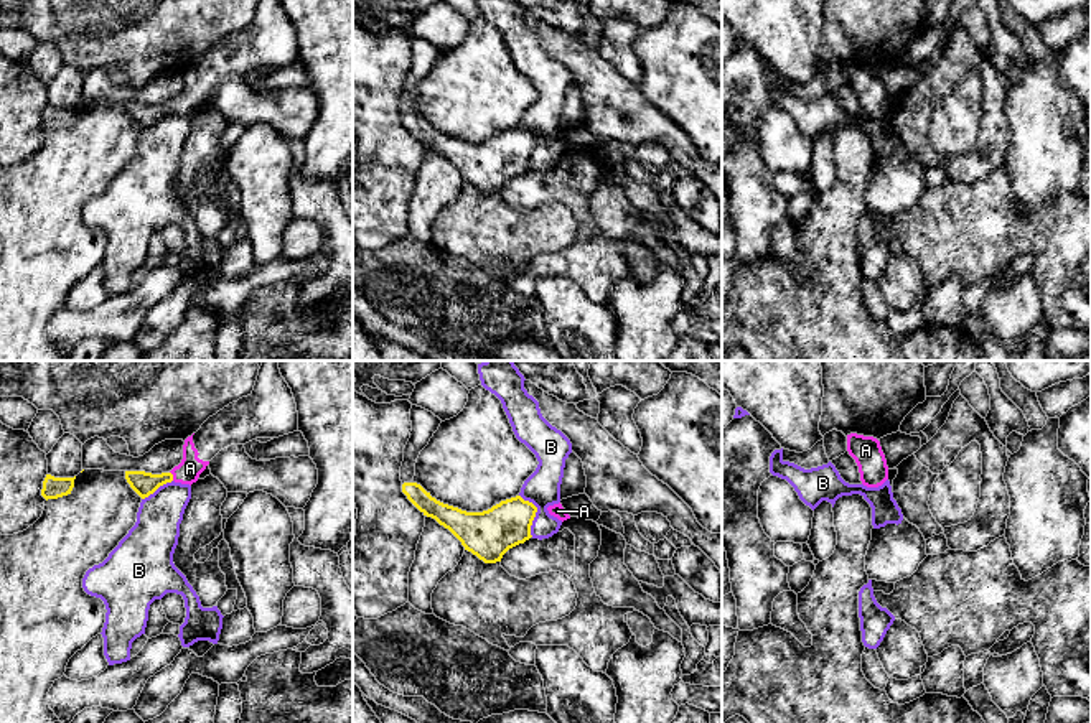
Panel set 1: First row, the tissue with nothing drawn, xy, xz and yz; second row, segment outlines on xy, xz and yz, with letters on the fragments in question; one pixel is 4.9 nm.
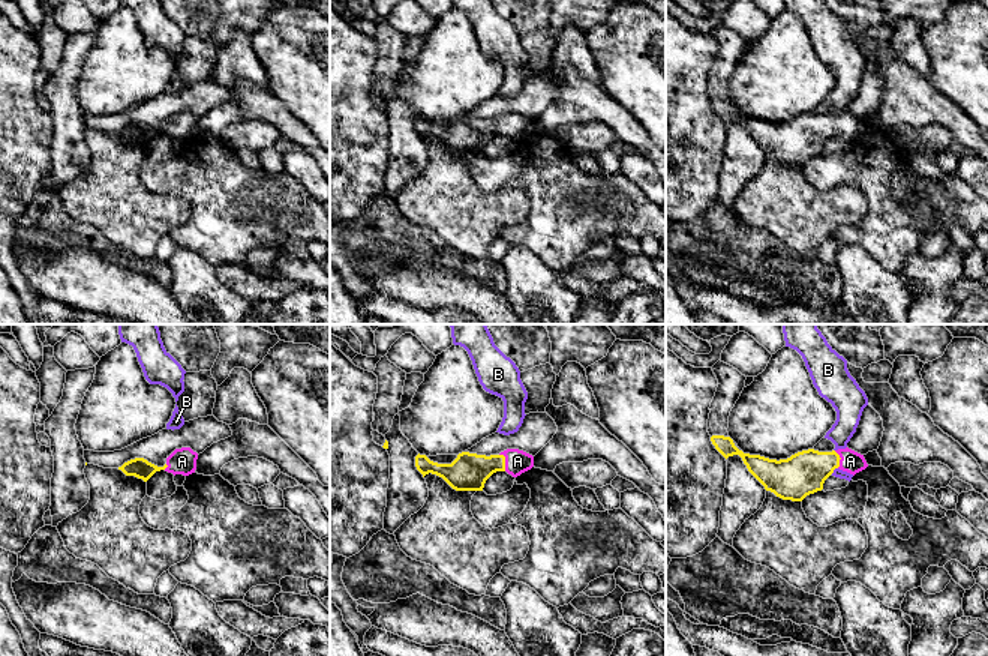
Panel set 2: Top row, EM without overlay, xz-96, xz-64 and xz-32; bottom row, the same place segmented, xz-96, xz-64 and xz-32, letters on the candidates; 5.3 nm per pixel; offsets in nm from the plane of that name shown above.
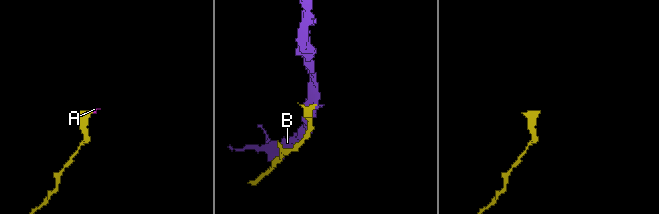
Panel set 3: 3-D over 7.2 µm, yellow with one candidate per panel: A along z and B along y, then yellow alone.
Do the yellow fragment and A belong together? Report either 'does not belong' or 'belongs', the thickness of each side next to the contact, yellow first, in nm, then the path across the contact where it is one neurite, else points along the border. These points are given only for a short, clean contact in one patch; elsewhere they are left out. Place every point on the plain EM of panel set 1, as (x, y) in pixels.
belongs | 110/120 nm | across xy (142, 114), (172, 107), (190, 99)

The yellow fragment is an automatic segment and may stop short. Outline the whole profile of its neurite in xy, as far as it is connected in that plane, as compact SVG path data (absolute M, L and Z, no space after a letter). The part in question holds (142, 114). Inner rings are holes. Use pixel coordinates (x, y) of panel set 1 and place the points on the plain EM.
M259 0L251 26L209 48L185 71L183 91L178 97L162 105L125 102L125 110L142 130L171 112L191 117L221 81L255 69L279 69L297 61L297 35L280 0Z

